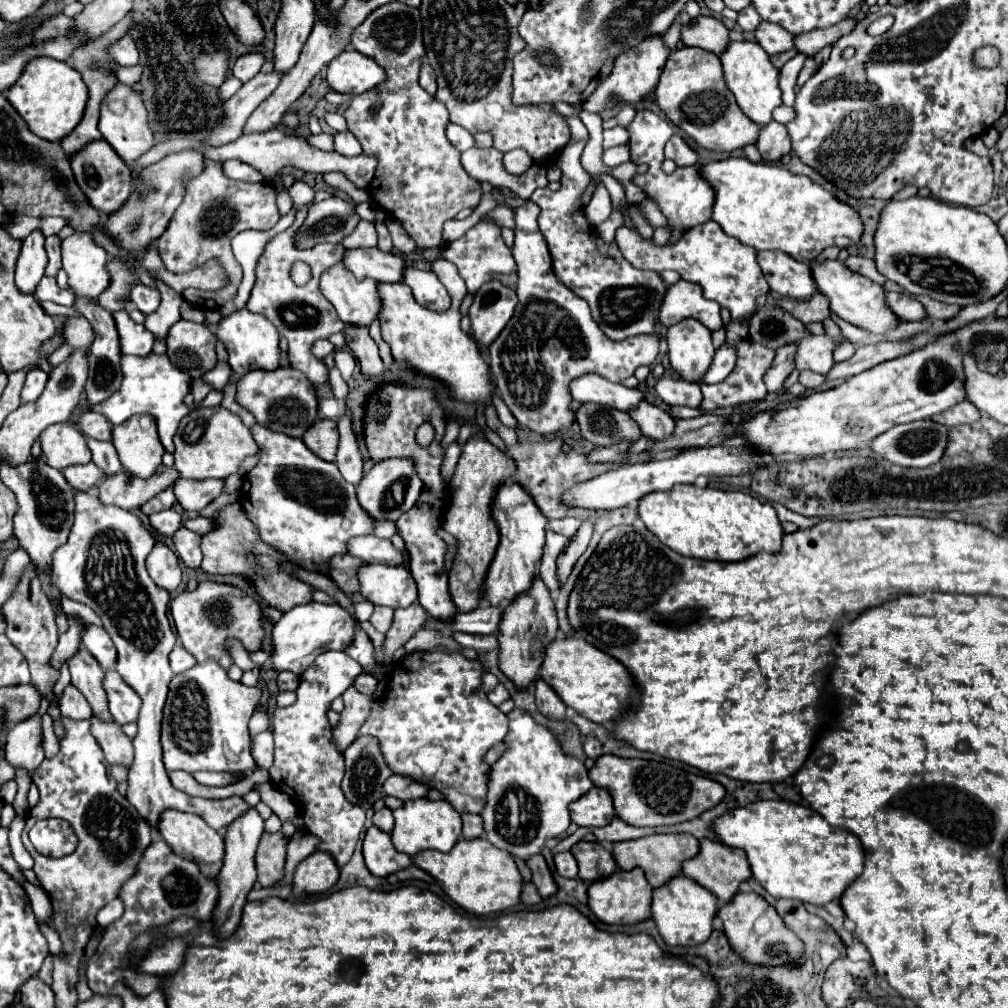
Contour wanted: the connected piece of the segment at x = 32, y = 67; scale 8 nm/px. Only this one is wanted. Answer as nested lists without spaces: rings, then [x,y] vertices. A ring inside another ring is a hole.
[[[36,56],[24,66],[20,78],[4,92],[4,96],[28,122],[28,128],[36,136],[44,140],[60,140],[64,138],[64,134],[72,132],[76,122],[80,122],[88,100],[88,90],[80,74],[66,62],[48,56]]]

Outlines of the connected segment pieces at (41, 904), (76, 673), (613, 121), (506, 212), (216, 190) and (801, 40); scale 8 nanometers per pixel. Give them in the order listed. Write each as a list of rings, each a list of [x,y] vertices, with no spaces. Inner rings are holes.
[[[26,882],[26,892],[28,892],[28,896],[30,896],[30,904],[32,904],[32,910],[34,910],[34,914],[44,922],[48,922],[50,920],[50,912],[52,912],[52,906],[50,906],[50,898],[48,898],[48,894],[42,890],[42,888],[38,888],[38,886],[32,886],[30,882]]]
[[[80,648],[72,658],[70,658],[70,674],[72,674],[72,684],[84,694],[88,704],[92,706],[92,712],[96,718],[102,722],[114,722],[112,714],[108,712],[108,702],[106,694],[102,688],[102,678],[104,672],[96,658],[86,648]]]
[[[624,104],[624,106],[618,110],[618,114],[616,114],[616,116],[603,120],[602,128],[611,129],[616,126],[628,128],[628,126],[630,126],[630,122],[632,122],[632,118],[634,118],[634,114],[636,114],[636,108],[634,108],[634,106],[630,106],[630,104]]]
[[[494,208],[494,212],[490,212],[490,218],[494,218],[498,226],[508,226],[510,230],[514,230],[514,226],[516,226],[514,210],[510,210],[510,208]]]
[[[204,160],[204,170],[196,176],[190,178],[186,182],[186,194],[182,204],[176,208],[172,222],[168,224],[166,232],[156,240],[156,250],[160,252],[160,258],[164,262],[164,266],[176,274],[184,274],[190,272],[194,268],[198,268],[200,264],[208,262],[208,260],[224,260],[224,262],[236,262],[234,254],[232,254],[232,246],[230,240],[242,232],[242,230],[270,230],[280,219],[278,208],[276,208],[276,192],[272,190],[272,186],[266,184],[248,184],[248,182],[238,182],[238,180],[230,180],[224,172],[222,172],[222,162],[214,162],[214,160]],[[214,206],[228,206],[236,212],[234,218],[234,226],[230,232],[226,232],[220,238],[206,238],[204,230],[202,230],[202,218],[206,214],[208,208]]]
[[[846,18],[846,20],[838,22],[836,26],[812,30],[808,34],[798,34],[796,36],[796,50],[802,52],[802,54],[806,54],[806,56],[814,56],[822,48],[838,42],[842,36],[846,36],[848,32],[852,32],[854,26],[856,26],[856,18]]]

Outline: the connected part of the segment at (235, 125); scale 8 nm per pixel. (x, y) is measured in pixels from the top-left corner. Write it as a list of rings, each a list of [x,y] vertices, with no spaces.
[[[256,74],[250,82],[242,84],[242,88],[224,102],[224,120],[214,128],[212,136],[206,140],[210,146],[222,146],[234,142],[248,120],[248,116],[264,102],[280,84],[280,74]]]

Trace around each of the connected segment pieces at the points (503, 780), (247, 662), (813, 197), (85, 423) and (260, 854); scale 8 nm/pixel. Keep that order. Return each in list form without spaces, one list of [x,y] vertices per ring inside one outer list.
[[[514,708],[508,714],[510,730],[504,738],[506,750],[496,760],[496,764],[490,768],[488,778],[488,794],[486,804],[480,812],[484,820],[484,836],[498,848],[512,852],[520,856],[522,860],[528,858],[528,854],[536,854],[544,848],[544,842],[548,838],[560,836],[570,826],[570,812],[568,804],[586,794],[592,788],[592,780],[588,778],[588,770],[582,760],[574,758],[572,754],[566,754],[558,742],[558,738],[550,732],[550,728],[538,724],[526,710]]]
[[[232,642],[230,652],[232,652],[232,660],[234,660],[234,664],[236,664],[238,668],[242,668],[244,672],[246,672],[246,670],[254,670],[254,668],[258,668],[258,670],[262,668],[262,666],[254,664],[254,662],[250,660],[250,654],[240,646],[240,642]]]
[[[734,156],[726,160],[706,162],[702,166],[702,176],[716,190],[716,202],[712,210],[712,220],[716,220],[728,236],[738,238],[742,244],[748,244],[756,250],[782,250],[798,262],[812,262],[828,246],[850,248],[860,242],[864,234],[864,224],[856,208],[840,202],[820,184],[812,182],[808,176],[798,176],[786,168],[756,164],[744,156]]]
[[[96,412],[82,414],[76,422],[76,428],[84,436],[96,438],[96,440],[110,440],[110,432],[112,432],[112,426],[108,424],[108,420],[102,414],[96,414]]]
[[[282,832],[276,834],[262,834],[258,852],[256,852],[256,868],[258,868],[258,882],[262,886],[272,886],[284,874],[284,860],[286,860],[286,838]]]

